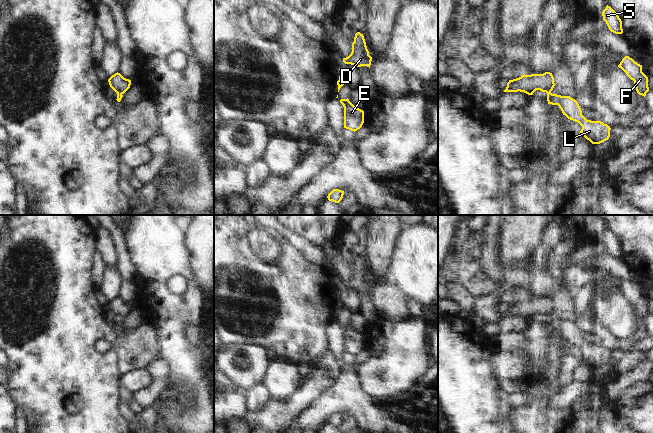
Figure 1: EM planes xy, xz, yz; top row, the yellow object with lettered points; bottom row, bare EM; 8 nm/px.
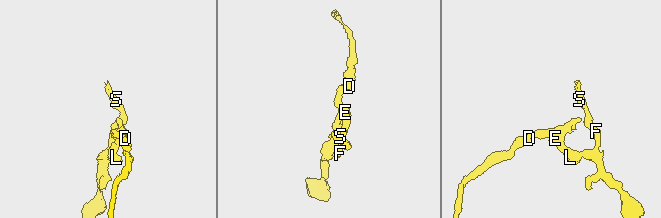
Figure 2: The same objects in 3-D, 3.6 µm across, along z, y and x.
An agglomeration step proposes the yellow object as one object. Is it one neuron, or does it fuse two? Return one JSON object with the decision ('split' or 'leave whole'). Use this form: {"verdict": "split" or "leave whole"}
{"verdict": "split"}

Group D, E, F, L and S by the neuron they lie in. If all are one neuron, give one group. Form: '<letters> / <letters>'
D E / F L S

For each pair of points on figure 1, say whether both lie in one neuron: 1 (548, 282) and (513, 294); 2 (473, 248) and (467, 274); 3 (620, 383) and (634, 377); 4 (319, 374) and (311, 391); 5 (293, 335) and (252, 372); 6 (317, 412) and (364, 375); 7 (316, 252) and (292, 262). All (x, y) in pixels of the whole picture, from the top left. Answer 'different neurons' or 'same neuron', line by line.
1: different neurons
2: same neuron
3: same neuron
4: same neuron
5: different neurons
6: different neurons
7: different neurons

